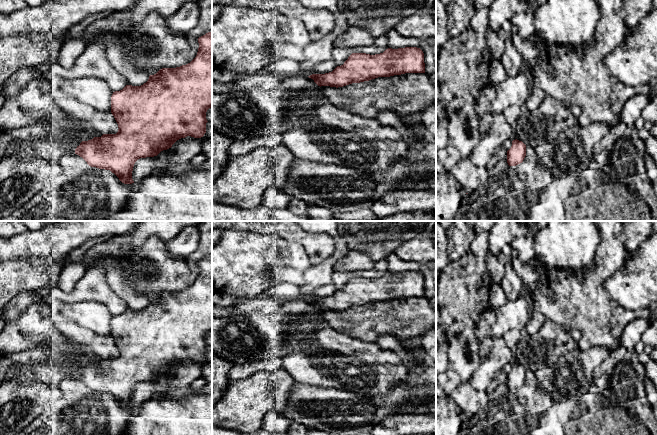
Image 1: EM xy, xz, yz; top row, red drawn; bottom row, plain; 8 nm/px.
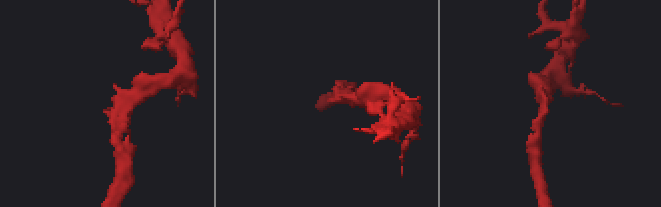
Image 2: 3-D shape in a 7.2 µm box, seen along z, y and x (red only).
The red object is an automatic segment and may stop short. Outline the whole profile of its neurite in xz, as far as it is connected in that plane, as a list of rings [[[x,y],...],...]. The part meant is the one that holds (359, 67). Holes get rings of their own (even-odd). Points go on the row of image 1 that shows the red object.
[[[388,48],[375,55],[352,53],[343,65],[337,66],[332,72],[308,77],[320,87],[338,88],[405,73],[425,73],[424,53],[420,48]]]

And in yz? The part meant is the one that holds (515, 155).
[[[517,139],[512,141],[511,148],[507,151],[507,163],[516,166],[523,162],[526,156],[526,145]]]

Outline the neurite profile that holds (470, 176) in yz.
[[[500,146],[494,154],[497,154],[500,160],[493,171],[490,171],[486,165],[474,165],[467,157],[456,164],[450,174],[460,183],[466,193],[472,192],[484,185],[492,174],[502,171],[508,166],[505,149]]]

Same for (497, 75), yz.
[[[492,58],[490,61],[490,73],[488,80],[489,85],[496,87],[507,78],[508,75],[504,69],[502,62],[500,60]]]

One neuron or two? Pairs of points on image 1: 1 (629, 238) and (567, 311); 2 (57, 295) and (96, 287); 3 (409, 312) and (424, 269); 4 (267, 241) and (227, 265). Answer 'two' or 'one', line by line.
1: two
2: one
3: two
4: one

